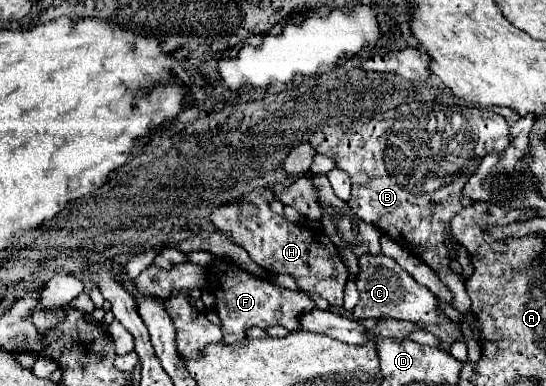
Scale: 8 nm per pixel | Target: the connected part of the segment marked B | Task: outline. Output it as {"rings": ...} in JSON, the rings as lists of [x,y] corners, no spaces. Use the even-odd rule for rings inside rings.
{"rings":[[[413,101],[413,103],[405,103],[405,105],[395,107],[395,109],[391,109],[391,111],[383,113],[383,115],[379,115],[377,119],[373,119],[373,121],[369,121],[369,123],[357,123],[357,125],[349,125],[349,127],[345,127],[345,125],[331,125],[331,127],[325,127],[323,131],[317,131],[315,135],[311,135],[309,141],[311,141],[311,145],[315,147],[317,153],[323,153],[323,155],[335,159],[335,165],[337,165],[339,169],[343,169],[343,171],[349,173],[349,177],[351,177],[351,199],[349,199],[351,209],[353,209],[363,221],[373,223],[373,225],[375,225],[377,229],[381,229],[389,239],[393,239],[395,243],[399,243],[405,251],[409,251],[409,255],[413,255],[413,257],[421,259],[425,265],[429,265],[429,267],[437,273],[437,277],[441,279],[441,283],[453,293],[451,305],[453,305],[459,313],[467,313],[467,311],[469,311],[469,295],[467,295],[467,291],[465,291],[463,277],[457,275],[457,273],[453,273],[451,267],[449,267],[451,255],[449,255],[449,243],[447,243],[445,239],[451,237],[451,239],[455,241],[455,237],[453,237],[453,233],[451,233],[451,227],[449,227],[449,225],[451,225],[451,217],[455,217],[455,213],[459,213],[459,209],[463,209],[463,207],[475,203],[475,201],[463,197],[463,185],[467,183],[469,171],[463,173],[459,167],[461,167],[461,165],[479,165],[479,161],[481,161],[487,153],[493,153],[493,151],[495,151],[495,153],[503,153],[503,149],[507,149],[507,145],[511,143],[511,133],[509,133],[509,127],[507,127],[505,117],[501,117],[501,115],[497,115],[497,113],[493,113],[493,111],[487,111],[487,109],[477,109],[477,107],[439,105],[439,103]]]}

